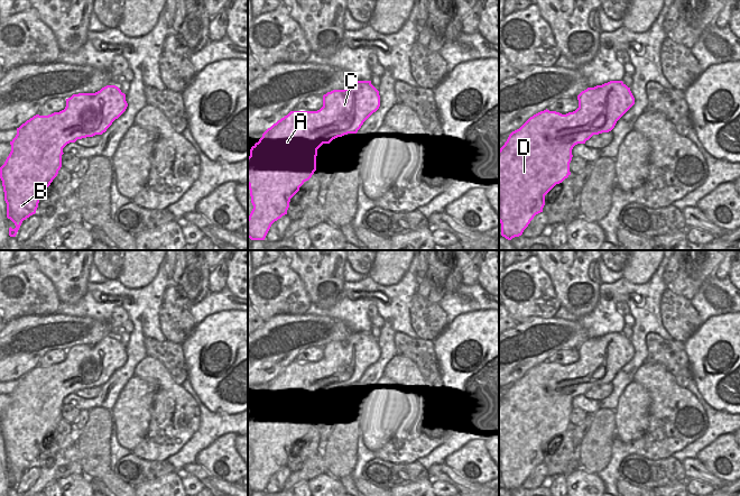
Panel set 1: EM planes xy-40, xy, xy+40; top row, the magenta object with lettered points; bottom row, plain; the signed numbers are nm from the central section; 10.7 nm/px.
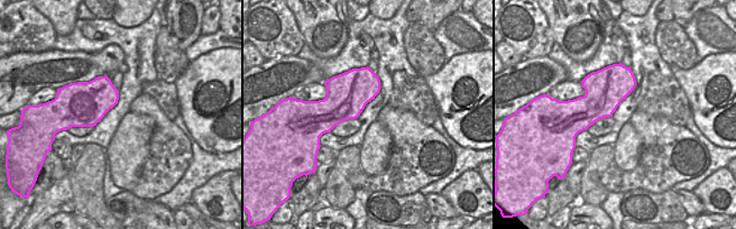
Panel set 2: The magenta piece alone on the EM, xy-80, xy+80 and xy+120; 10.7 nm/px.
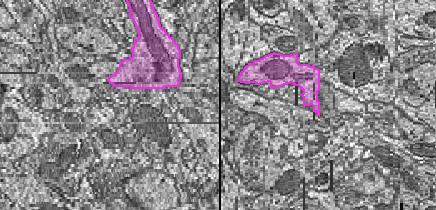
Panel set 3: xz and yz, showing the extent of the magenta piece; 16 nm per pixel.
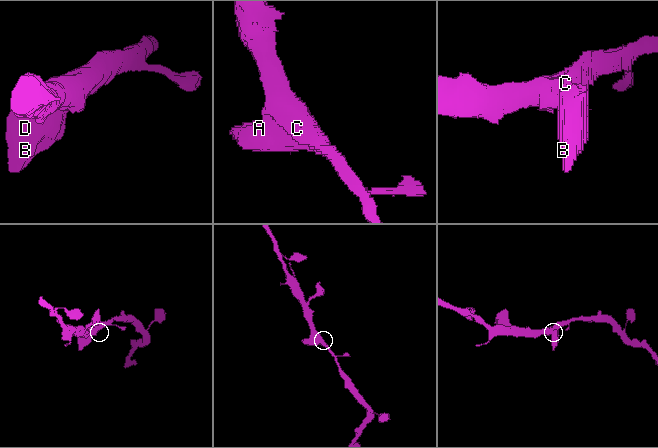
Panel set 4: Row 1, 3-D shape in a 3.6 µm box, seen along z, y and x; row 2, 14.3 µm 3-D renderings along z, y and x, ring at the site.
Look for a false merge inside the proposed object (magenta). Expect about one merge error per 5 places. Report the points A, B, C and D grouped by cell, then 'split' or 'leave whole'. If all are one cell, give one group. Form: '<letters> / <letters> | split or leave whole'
A B C D | leave whole

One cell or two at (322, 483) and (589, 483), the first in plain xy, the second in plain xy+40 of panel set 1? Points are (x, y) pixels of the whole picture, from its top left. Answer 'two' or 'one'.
one

